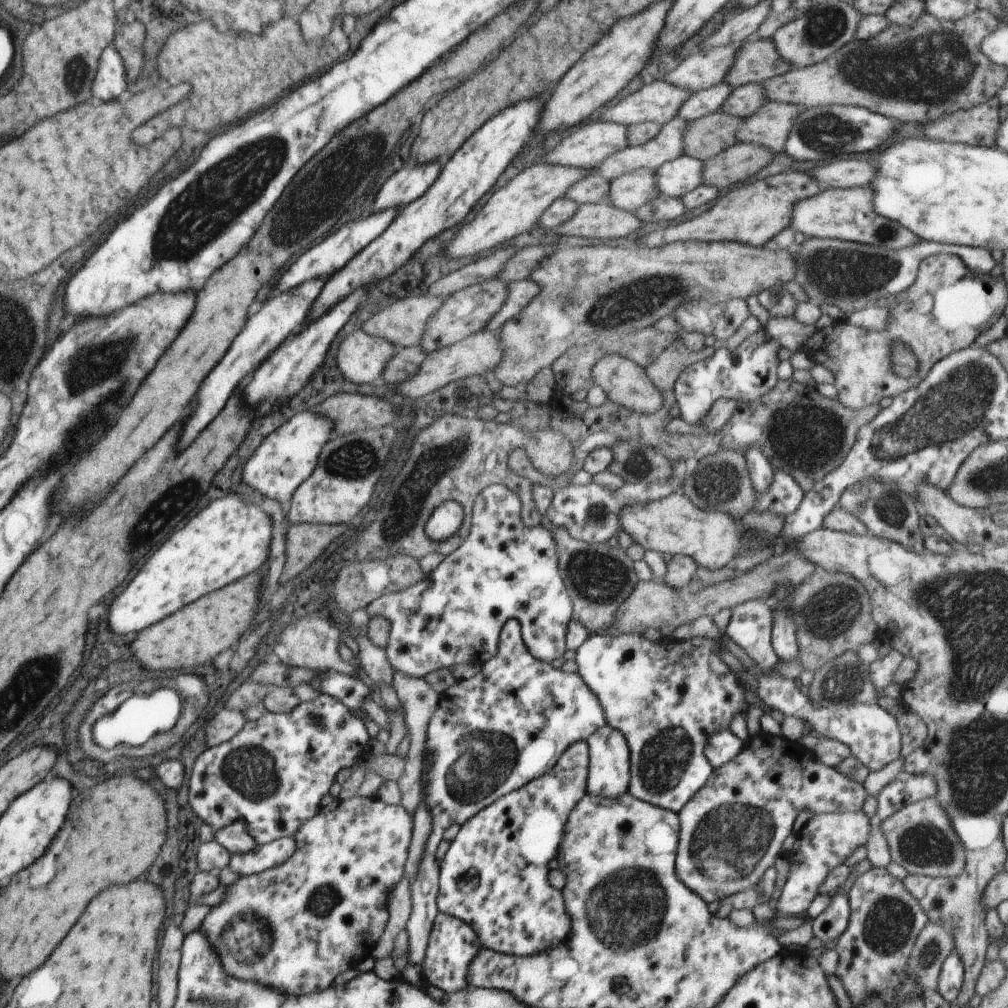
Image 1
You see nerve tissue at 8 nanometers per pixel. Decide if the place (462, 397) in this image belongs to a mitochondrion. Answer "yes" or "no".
no

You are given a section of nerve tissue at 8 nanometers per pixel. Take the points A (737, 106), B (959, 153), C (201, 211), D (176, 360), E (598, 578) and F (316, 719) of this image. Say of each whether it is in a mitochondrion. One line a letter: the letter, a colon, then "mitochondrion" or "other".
A: other
B: other
C: mitochondrion
D: other
E: mitochondrion
F: other

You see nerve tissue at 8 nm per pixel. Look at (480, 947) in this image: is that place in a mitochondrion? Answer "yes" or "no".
no

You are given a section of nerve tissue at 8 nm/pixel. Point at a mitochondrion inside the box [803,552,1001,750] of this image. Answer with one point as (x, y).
(846, 681)

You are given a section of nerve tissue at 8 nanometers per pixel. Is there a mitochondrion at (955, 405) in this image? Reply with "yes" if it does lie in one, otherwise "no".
yes

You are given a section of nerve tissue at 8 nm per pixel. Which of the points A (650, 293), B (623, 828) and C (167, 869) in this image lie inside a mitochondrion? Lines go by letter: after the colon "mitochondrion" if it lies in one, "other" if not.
A: mitochondrion
B: other
C: other

